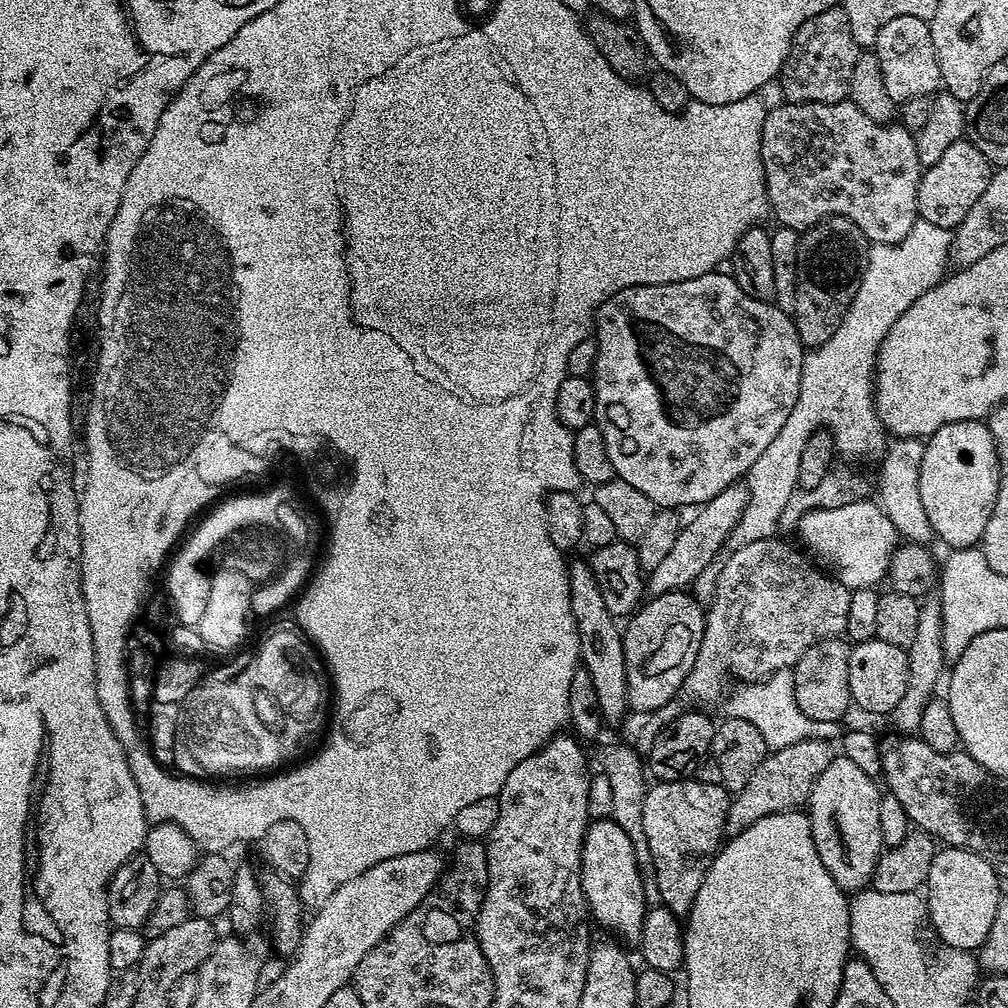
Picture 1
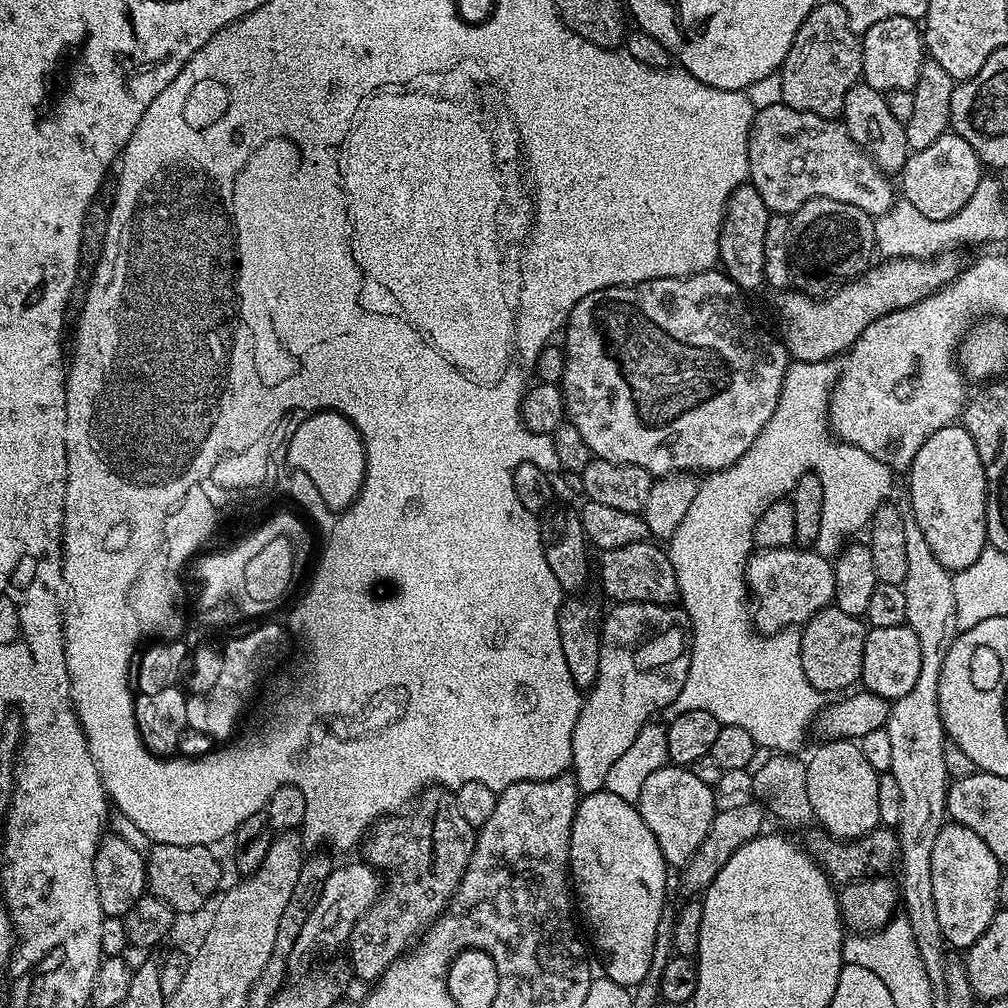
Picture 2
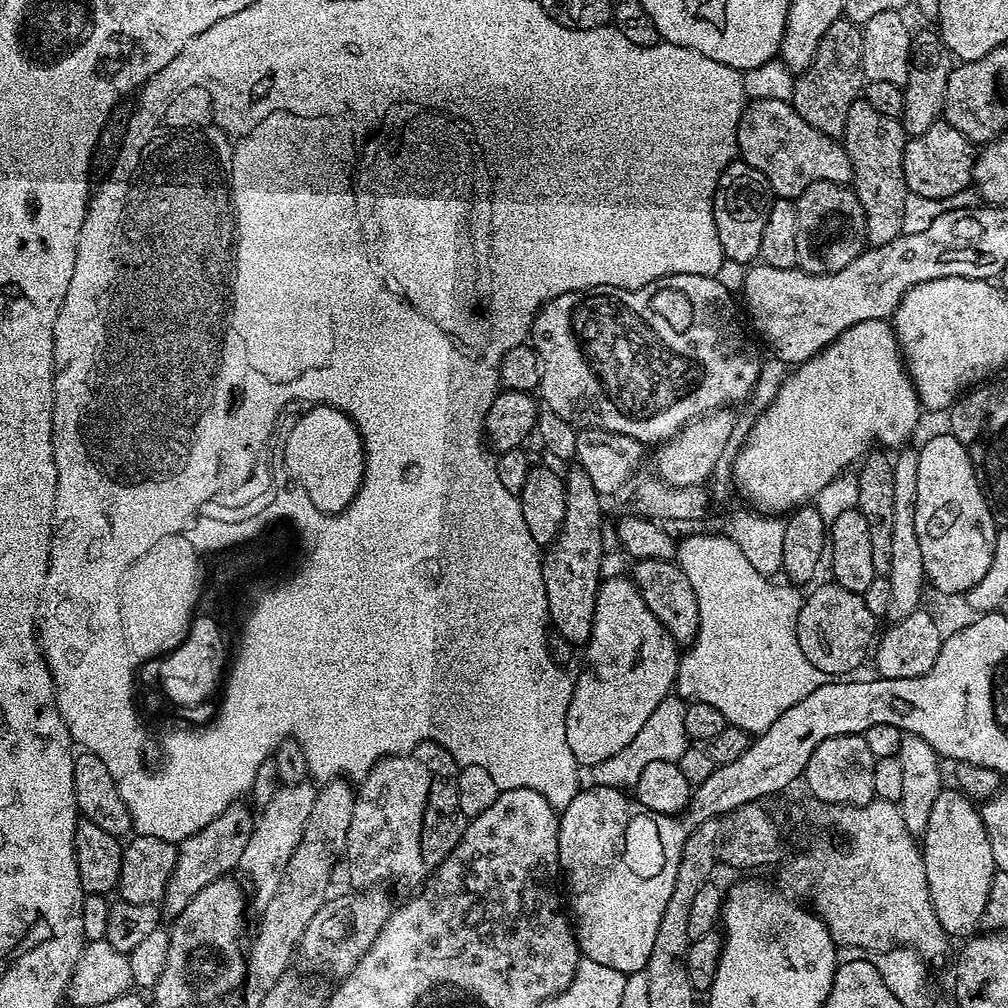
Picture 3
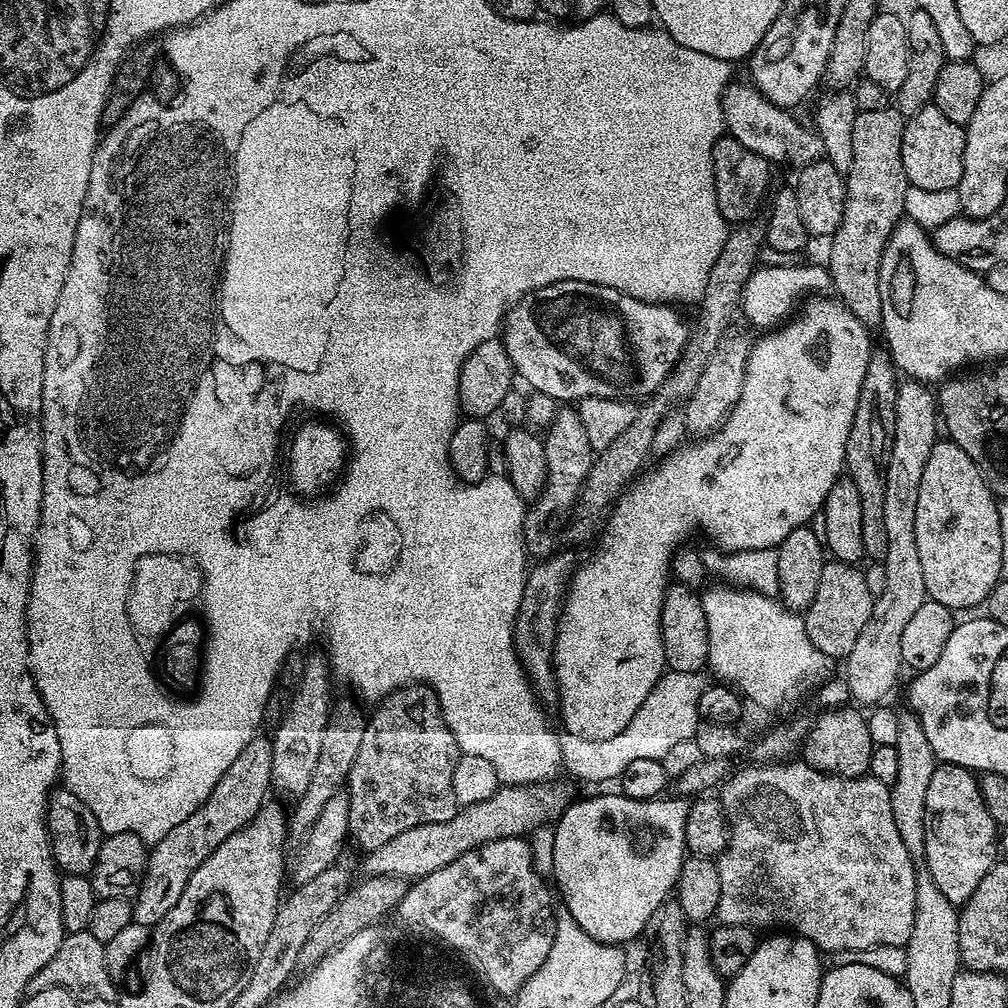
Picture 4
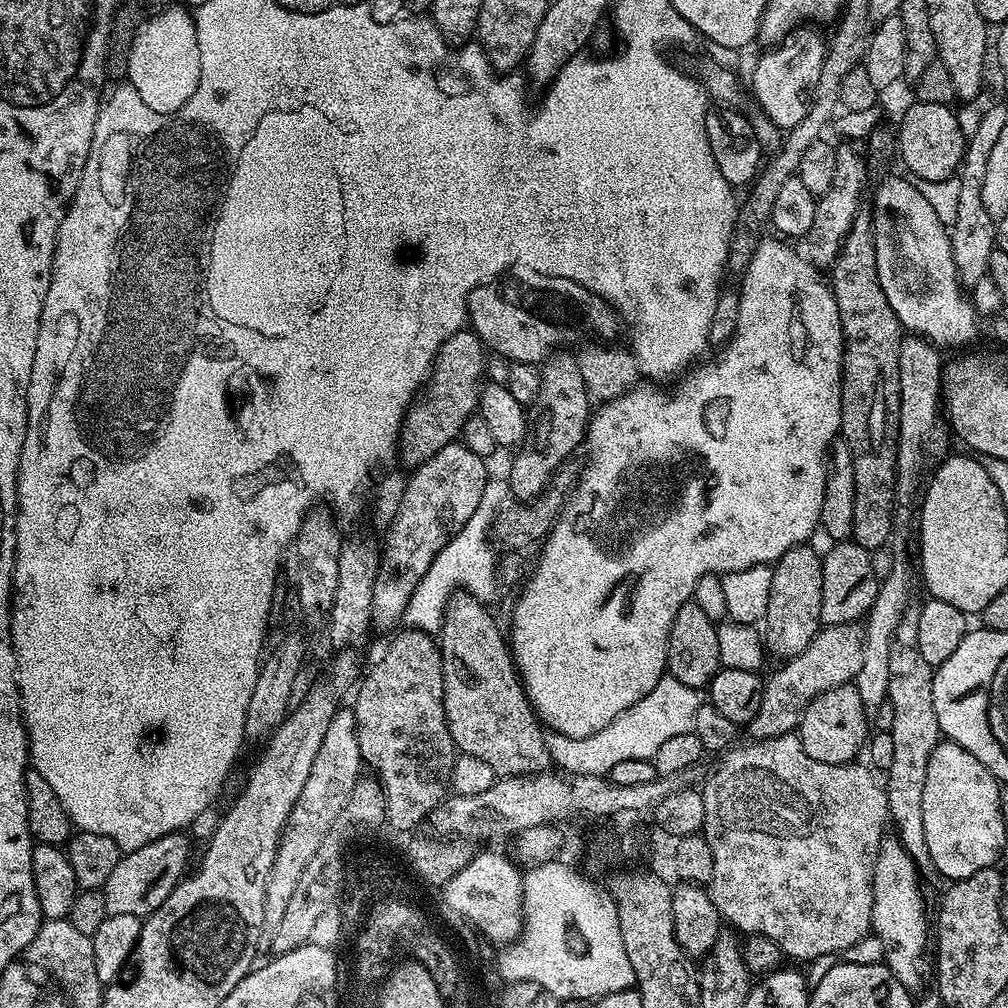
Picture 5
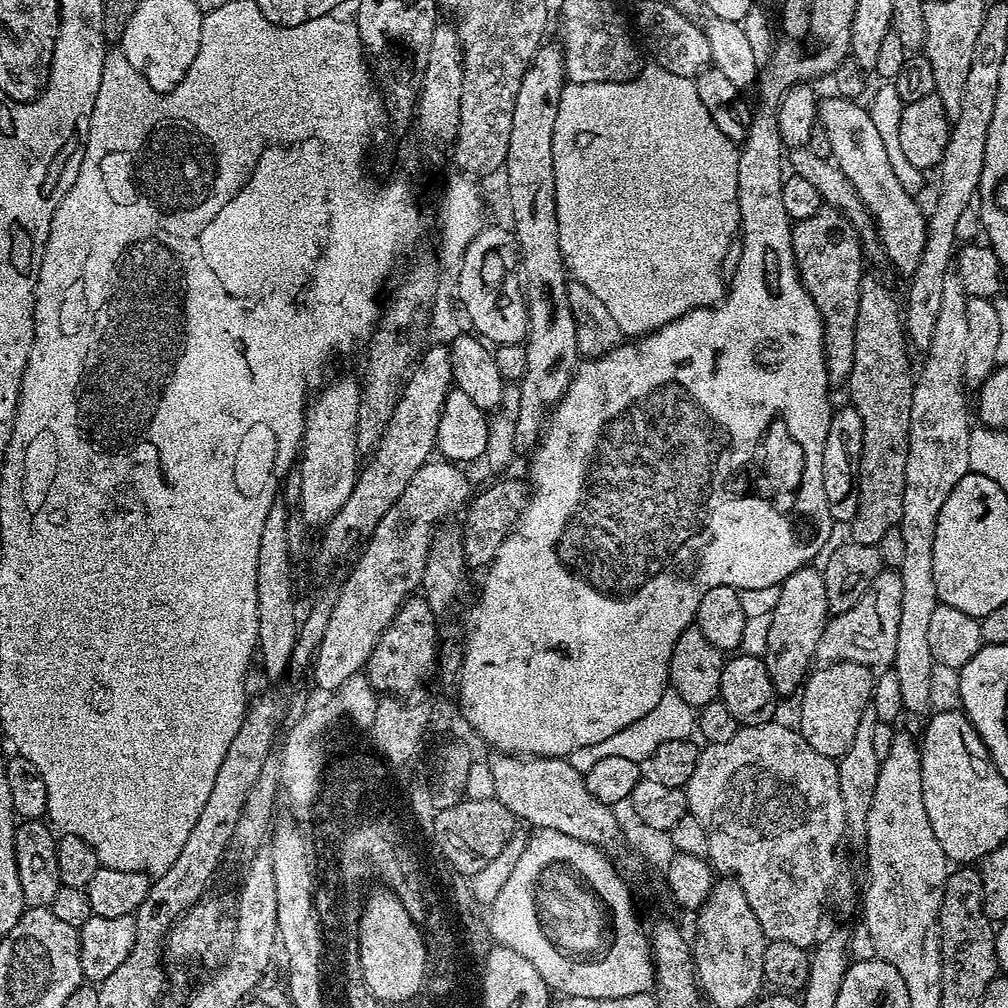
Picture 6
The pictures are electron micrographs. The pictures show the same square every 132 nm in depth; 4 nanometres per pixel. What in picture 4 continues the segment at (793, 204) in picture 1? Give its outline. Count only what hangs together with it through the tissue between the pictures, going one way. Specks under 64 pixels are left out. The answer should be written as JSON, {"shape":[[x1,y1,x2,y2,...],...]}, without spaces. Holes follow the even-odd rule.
{"shape":[[729,83,722,96,722,112,727,135,734,137,746,150,754,150,769,165,793,164,796,170,805,168,808,164,821,159,824,143,815,130,804,124,799,124,787,108,780,108,774,102,767,100,751,83]]}

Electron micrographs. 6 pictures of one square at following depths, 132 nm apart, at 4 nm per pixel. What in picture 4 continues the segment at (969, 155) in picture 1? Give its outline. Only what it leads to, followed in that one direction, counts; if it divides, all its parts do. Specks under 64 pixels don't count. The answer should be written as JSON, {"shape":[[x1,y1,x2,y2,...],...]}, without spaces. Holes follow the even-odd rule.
{"shape":[[930,103,918,114,907,117,902,134,902,170,906,170,906,178,909,185,922,190,950,190,959,189,962,178,962,154,966,150,966,138,964,137,965,125,958,122,950,122,942,110,938,110,935,103]]}

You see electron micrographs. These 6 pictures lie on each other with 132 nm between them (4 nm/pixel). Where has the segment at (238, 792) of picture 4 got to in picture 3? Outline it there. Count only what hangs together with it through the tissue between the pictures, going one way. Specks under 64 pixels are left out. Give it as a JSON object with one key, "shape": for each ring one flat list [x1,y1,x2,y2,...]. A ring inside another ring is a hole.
{"shape":[[237,802,230,805,225,812,218,814,218,818,214,818,214,822,210,822,190,838,179,841,176,849,176,869,174,874,170,874,170,882,166,886,162,901,165,917,180,916,182,910,190,906,194,894,202,890,202,886,210,886,210,882,221,880,223,876,239,869,242,850,246,850,246,842,250,842,250,834,256,825,253,809,245,804]]}

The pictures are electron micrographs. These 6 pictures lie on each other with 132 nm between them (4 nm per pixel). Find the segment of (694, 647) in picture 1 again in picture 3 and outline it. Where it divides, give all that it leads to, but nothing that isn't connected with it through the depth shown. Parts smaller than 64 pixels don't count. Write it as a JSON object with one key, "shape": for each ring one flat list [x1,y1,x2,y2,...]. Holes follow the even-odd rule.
{"shape":[[627,575,612,576,609,580,607,577,601,583,596,595,592,633,583,652,584,669,575,673,566,714,566,742,570,742,570,754,574,754,577,764,595,766,606,762,606,758,614,758,618,750,628,750,630,742,634,742,634,734,642,730,646,718,654,714,658,702,662,702,673,691,681,653,662,622,650,614,650,606,642,602,642,594]]}

